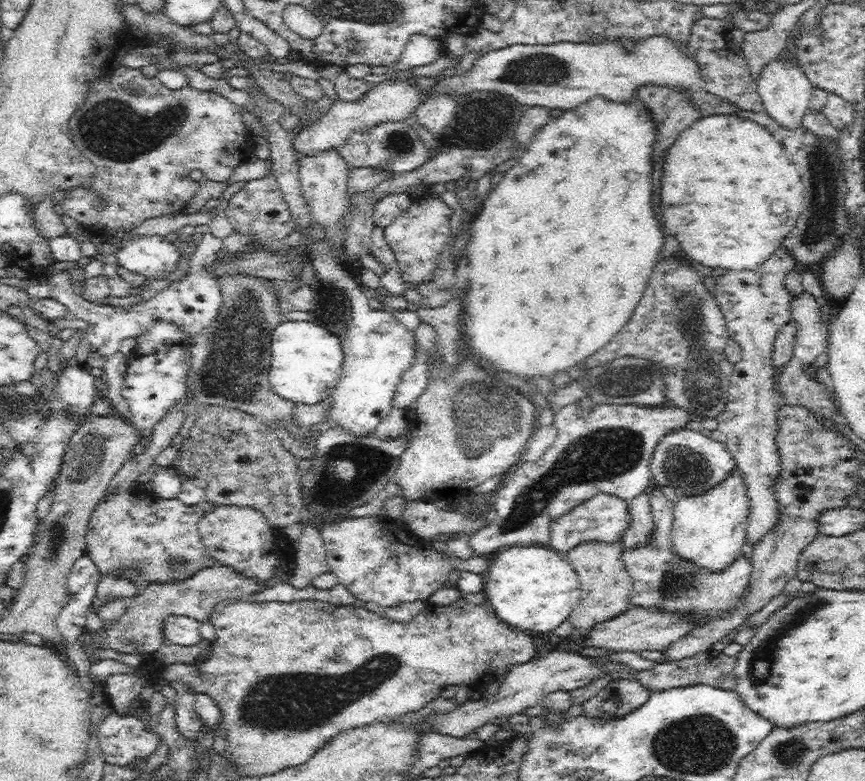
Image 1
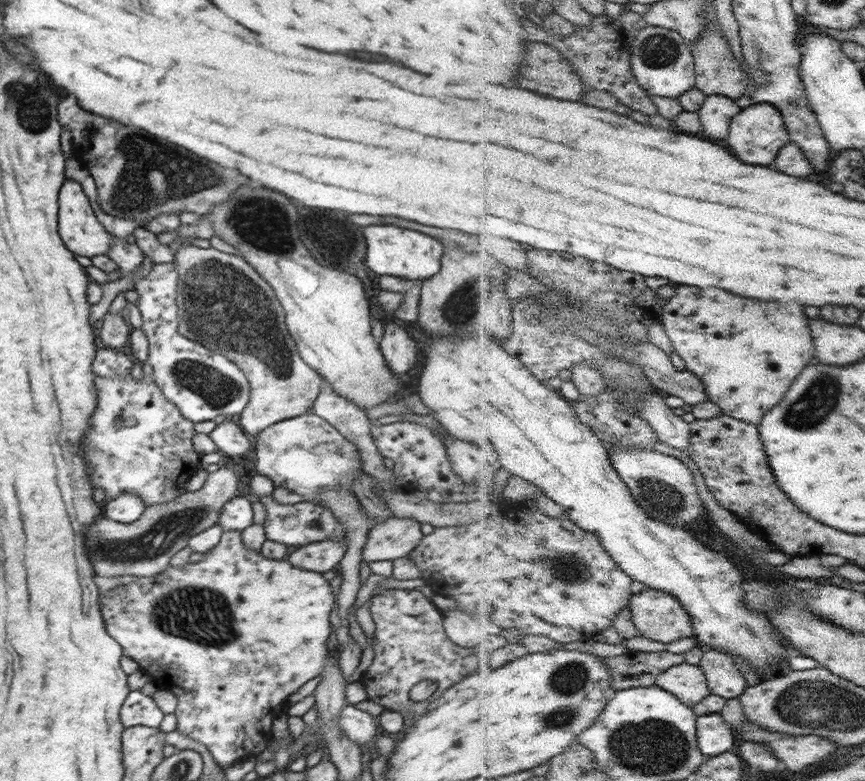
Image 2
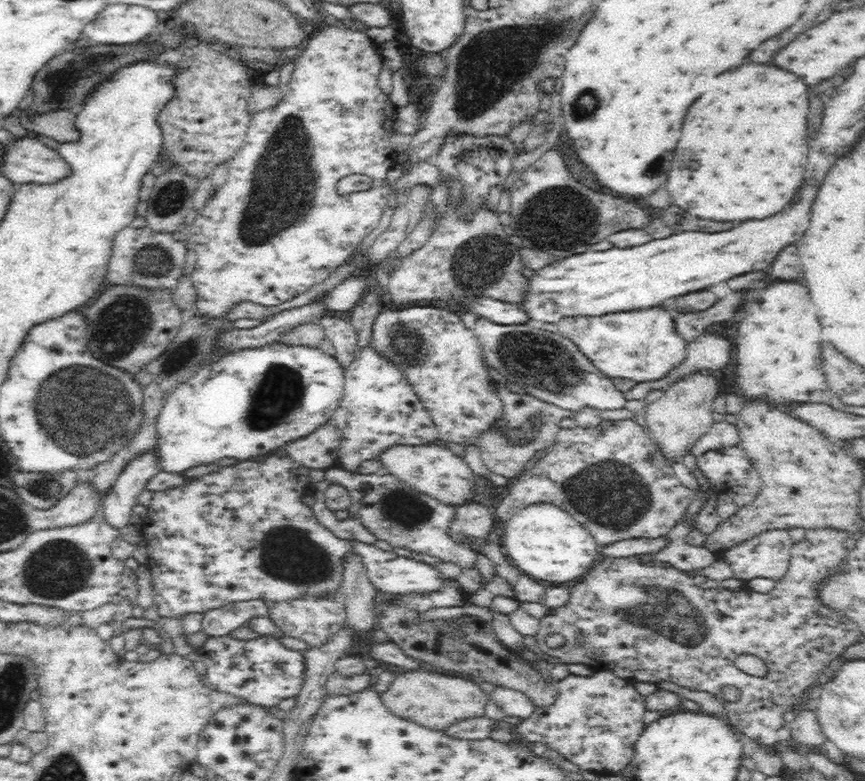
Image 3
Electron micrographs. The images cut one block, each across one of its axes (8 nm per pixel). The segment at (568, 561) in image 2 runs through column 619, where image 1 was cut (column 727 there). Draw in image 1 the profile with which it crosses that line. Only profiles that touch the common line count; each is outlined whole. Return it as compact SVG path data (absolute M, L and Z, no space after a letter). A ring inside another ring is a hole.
M655 483L642 492L649 502L651 529L643 543L625 547L622 559L634 579L629 606L653 608L660 614L677 615L694 627L732 615L745 604L746 596L752 590L751 560L741 550L726 565L726 568L710 570L694 563L694 560L680 555L673 541L673 502L668 500Z

